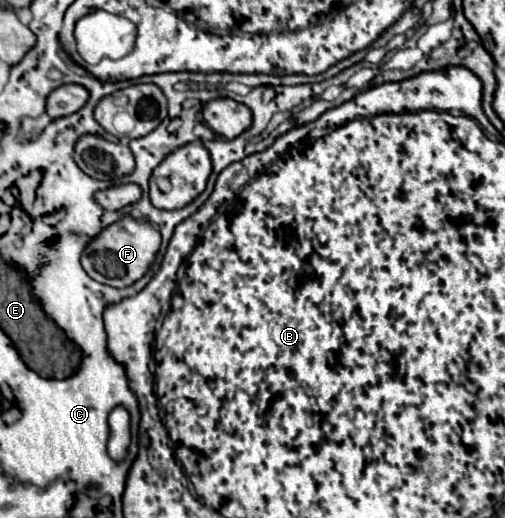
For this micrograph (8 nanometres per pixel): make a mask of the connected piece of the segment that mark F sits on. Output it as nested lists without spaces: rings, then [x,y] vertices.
[[[126,215],[124,219],[118,219],[116,223],[108,225],[104,231],[100,231],[88,243],[88,247],[84,247],[80,261],[82,261],[84,271],[94,281],[110,285],[110,287],[130,287],[154,263],[158,249],[160,249],[158,229],[154,229],[150,223],[138,223],[134,217]]]

